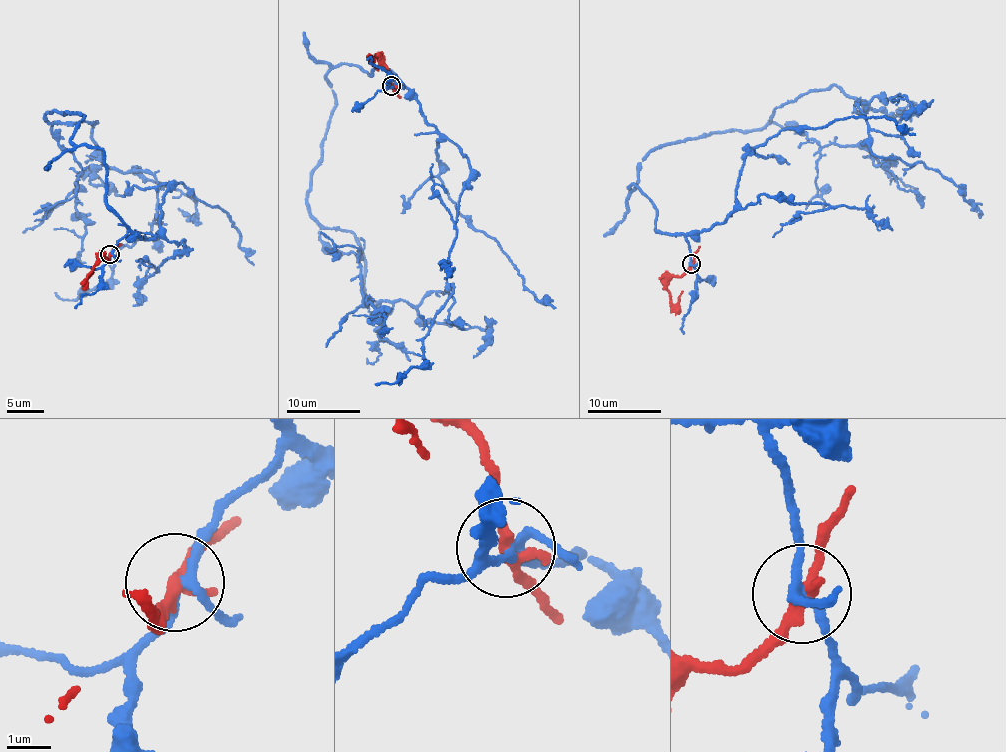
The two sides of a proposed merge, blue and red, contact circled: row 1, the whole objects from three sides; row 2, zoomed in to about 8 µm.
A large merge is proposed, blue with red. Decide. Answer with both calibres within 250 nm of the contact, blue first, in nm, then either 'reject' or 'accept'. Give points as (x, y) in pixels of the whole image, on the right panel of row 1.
calibres 180 and 280 nm; reject

